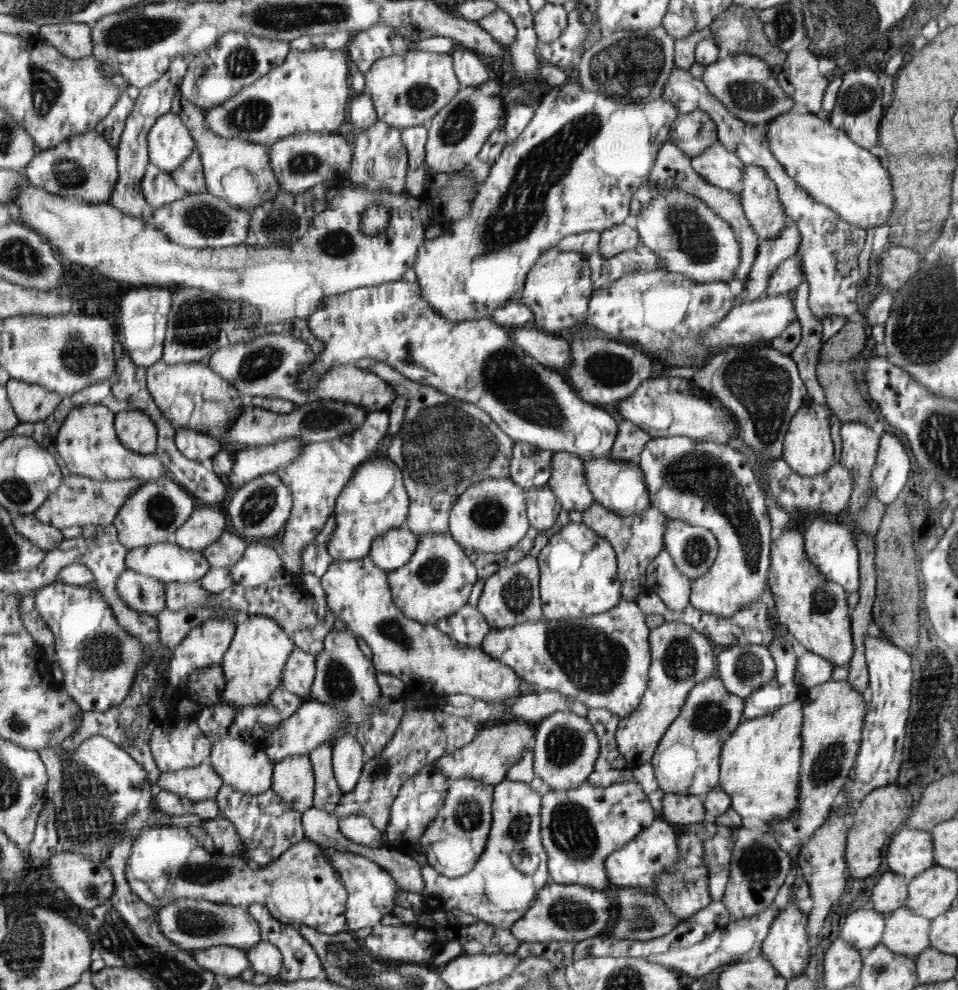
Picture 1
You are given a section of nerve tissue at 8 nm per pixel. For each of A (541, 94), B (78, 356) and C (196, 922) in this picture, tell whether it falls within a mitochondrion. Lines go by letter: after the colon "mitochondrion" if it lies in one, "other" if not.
A: other
B: mitochondrion
C: mitochondrion

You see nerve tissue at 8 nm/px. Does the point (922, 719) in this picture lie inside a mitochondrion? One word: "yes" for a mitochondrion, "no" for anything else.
no

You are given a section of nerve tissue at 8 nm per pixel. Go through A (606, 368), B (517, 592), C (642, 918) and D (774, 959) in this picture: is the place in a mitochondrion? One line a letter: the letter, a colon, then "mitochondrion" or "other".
A: mitochondrion
B: mitochondrion
C: mitochondrion
D: other

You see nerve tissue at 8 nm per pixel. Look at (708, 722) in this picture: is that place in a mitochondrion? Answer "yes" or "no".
yes

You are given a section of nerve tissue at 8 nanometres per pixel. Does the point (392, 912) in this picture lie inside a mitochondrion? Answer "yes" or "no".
no

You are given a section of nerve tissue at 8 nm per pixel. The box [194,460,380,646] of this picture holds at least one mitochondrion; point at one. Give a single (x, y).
(262, 500)

